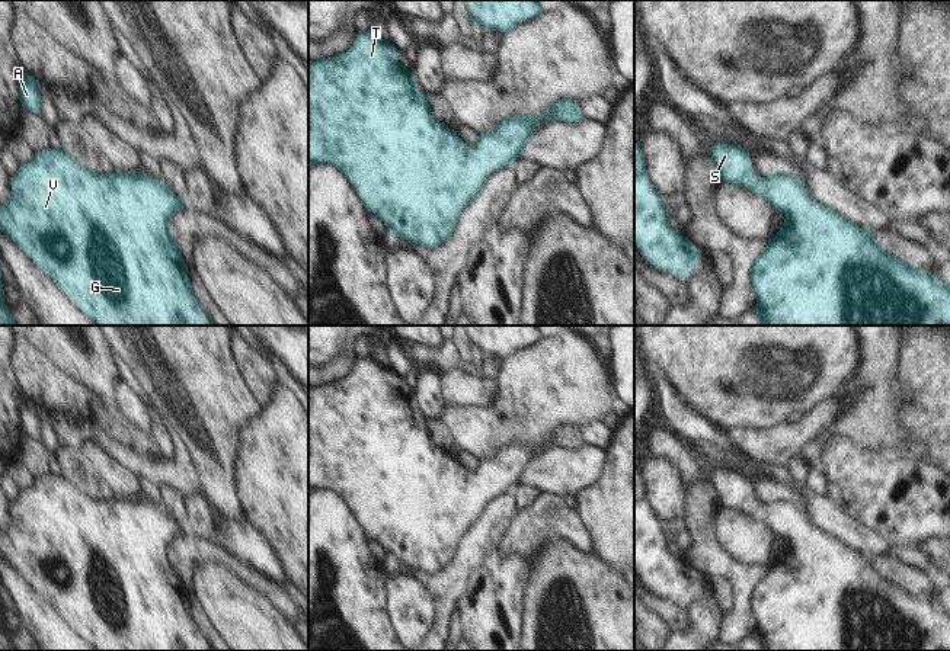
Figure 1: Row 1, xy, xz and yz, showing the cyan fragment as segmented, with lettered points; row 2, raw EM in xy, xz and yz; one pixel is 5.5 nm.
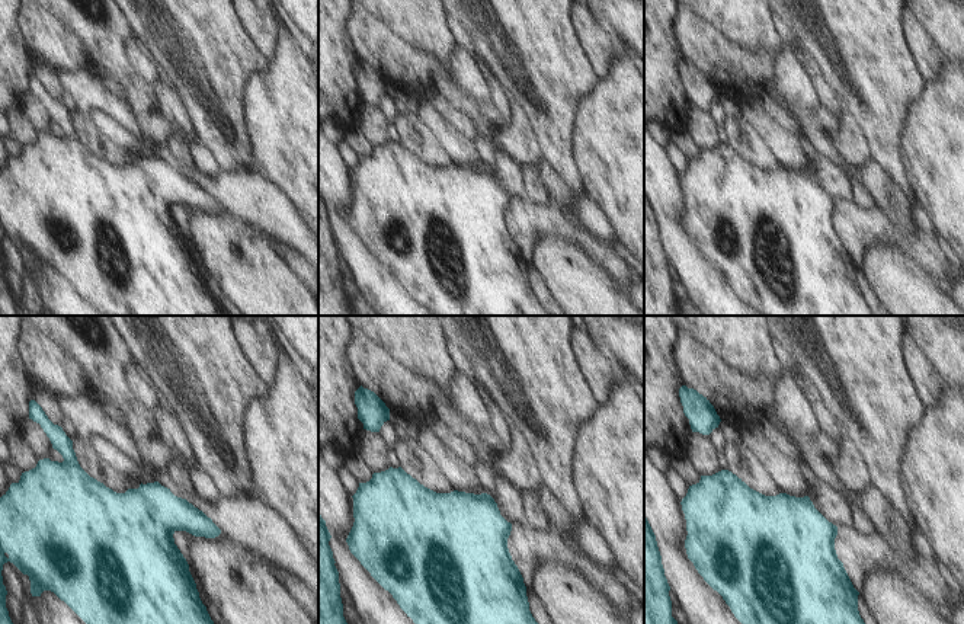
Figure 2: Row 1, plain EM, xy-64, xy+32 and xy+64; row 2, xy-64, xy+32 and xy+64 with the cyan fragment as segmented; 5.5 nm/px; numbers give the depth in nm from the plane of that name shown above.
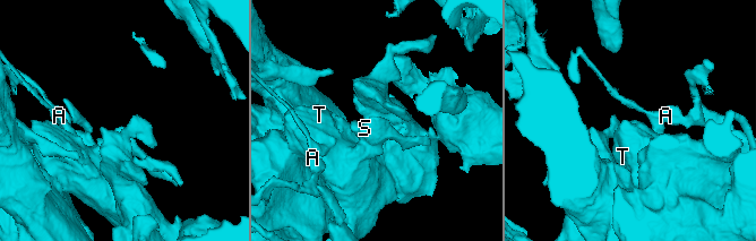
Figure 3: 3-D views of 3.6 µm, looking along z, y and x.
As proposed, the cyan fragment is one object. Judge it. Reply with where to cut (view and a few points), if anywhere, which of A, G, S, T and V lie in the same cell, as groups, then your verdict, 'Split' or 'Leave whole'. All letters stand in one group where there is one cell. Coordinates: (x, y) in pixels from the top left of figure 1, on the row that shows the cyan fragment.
No split. Groups: A G S T V. Leave whole

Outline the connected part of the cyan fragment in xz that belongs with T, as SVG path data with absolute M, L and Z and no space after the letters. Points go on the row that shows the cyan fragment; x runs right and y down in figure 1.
M368 31L358 35L349 51L308 64L308 179L316 163L339 167L391 235L434 248L452 235L463 209L482 192L489 174L522 158L541 119L579 122L585 116L576 100L563 97L538 118L514 115L505 119L496 129L479 134L477 142L470 147L432 115L428 102L431 96L418 92L413 73L396 60L402 54L388 41Z

